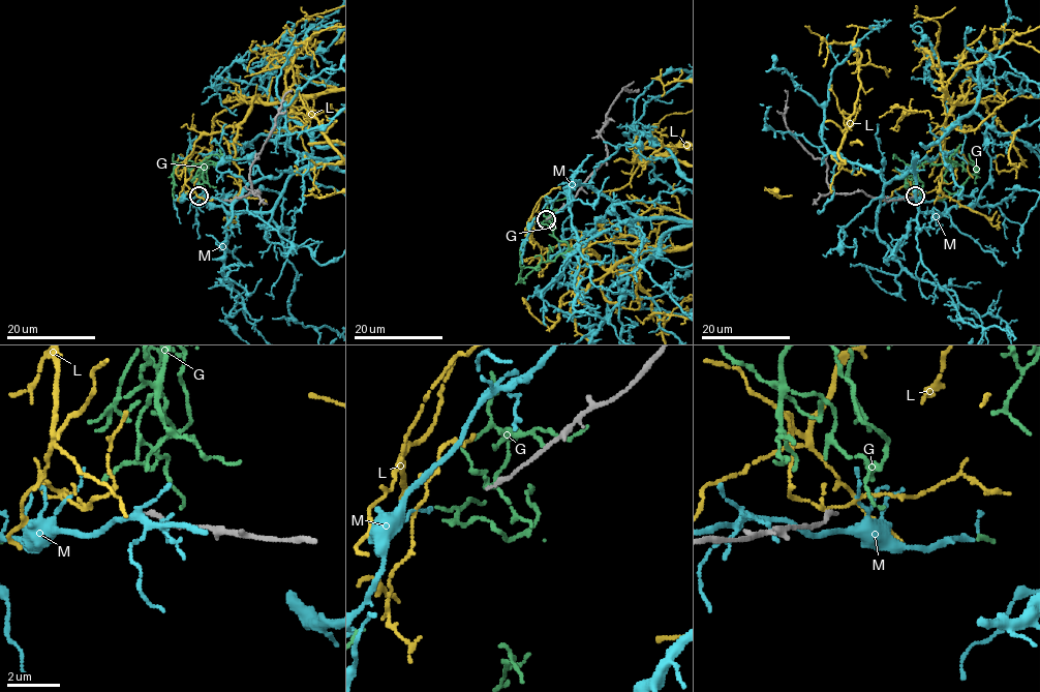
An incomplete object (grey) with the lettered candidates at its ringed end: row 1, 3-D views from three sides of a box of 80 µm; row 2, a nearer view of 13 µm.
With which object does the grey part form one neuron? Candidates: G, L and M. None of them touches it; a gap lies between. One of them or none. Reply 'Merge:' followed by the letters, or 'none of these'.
Merge: L

